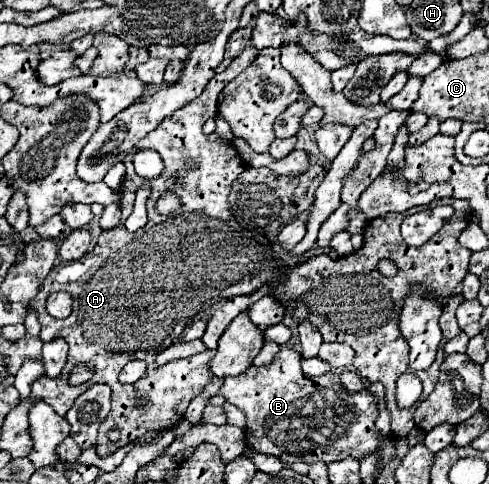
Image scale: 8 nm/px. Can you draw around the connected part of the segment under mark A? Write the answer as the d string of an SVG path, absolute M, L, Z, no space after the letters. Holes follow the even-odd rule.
M248 42L242 54L234 58L222 74L214 74L200 98L192 100L180 112L166 118L156 130L152 130L130 150L130 154L124 158L126 178L122 180L124 190L120 198L120 224L110 230L102 230L94 250L84 254L80 260L60 262L58 266L54 266L42 282L38 294L30 300L30 308L38 314L38 320L42 324L42 342L64 338L70 346L70 368L62 370L60 380L52 380L45 375L37 380L32 386L32 400L44 400L60 416L64 416L74 400L92 384L108 384L112 388L112 410L106 416L104 424L116 424L120 430L120 440L112 442L108 438L108 428L100 426L96 444L96 452L100 456L116 452L120 446L136 440L148 430L172 428L174 422L182 420L190 400L198 396L212 378L208 362L215 356L216 350L206 349L163 366L156 366L156 356L178 338L178 332L182 332L188 320L192 320L200 310L206 310L226 298L252 294L262 286L268 286L272 290L270 294L278 302L286 304L290 300L290 314L296 322L308 320L322 332L326 342L344 342L352 346L352 350L356 352L354 366L358 374L368 382L384 384L386 408L392 418L394 436L408 436L408 432L416 428L412 418L414 408L434 390L440 364L446 356L443 347L460 332L454 312L464 298L460 298L460 294L452 294L468 274L468 260L472 254L458 242L458 234L470 224L472 218L472 208L466 200L448 200L448 204L452 204L454 208L454 216L450 220L456 222L446 224L420 248L408 248L400 236L400 224L406 214L388 212L368 222L364 230L364 246L352 256L332 260L326 252L322 252L290 268L278 266L280 258L274 254L274 246L264 234L244 230L236 222L228 204L228 194L232 180L236 180L236 176L244 170L244 162L234 146L230 146L226 140L204 136L202 127L208 118L216 116L216 98L220 90L242 70L246 70L256 56L258 50L252 42ZM144 148L156 150L166 164L164 172L154 180L136 176L132 166L134 154ZM188 158L194 158L198 162L194 170L184 168L184 160ZM144 184L150 184L152 188L152 194L146 202L148 224L136 232L128 232L124 220L134 208L136 190ZM164 188L172 188L178 192L182 200L182 208L178 214L160 216L154 210L154 202ZM378 258L396 262L398 274L394 278L384 278L376 270ZM416 284L428 290L432 300L450 296L450 302L444 306L444 312L440 316L444 338L440 343L436 362L424 371L412 371L408 368L408 342L398 328L404 298ZM60 290L72 294L74 300L72 314L64 320L52 318L44 308L46 298L52 292ZM132 358L144 360L148 364L148 370L138 382L120 384L120 368L124 368L126 360ZM78 364L86 364L88 368L92 368L94 376L82 386L70 386L68 376ZM406 372L417 374L422 380L423 392L414 408L398 410L394 400L394 384L396 378ZM140 396L148 400L144 408L136 408L136 398Z

